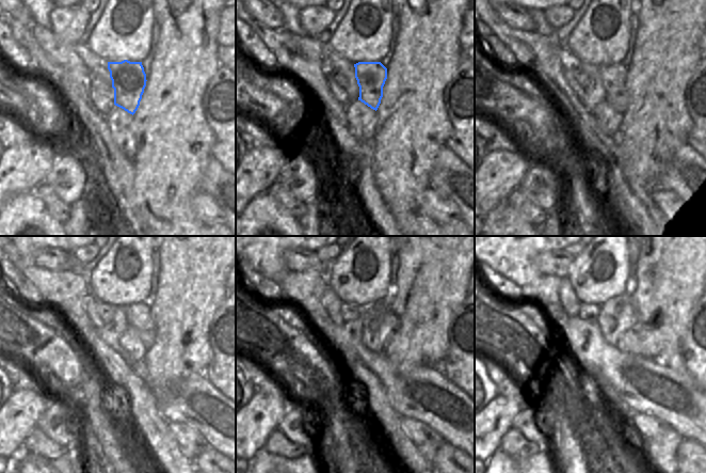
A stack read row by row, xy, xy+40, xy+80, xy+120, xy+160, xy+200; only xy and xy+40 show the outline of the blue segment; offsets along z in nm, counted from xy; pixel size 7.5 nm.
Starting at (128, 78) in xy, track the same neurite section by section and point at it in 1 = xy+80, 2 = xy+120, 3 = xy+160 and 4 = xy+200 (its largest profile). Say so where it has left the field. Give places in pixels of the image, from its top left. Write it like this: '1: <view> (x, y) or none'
1: xy+80 (613, 77)
2: xy+120 (138, 315)
3: xy+160 (389, 335)
4: xy+200 (629, 342)

